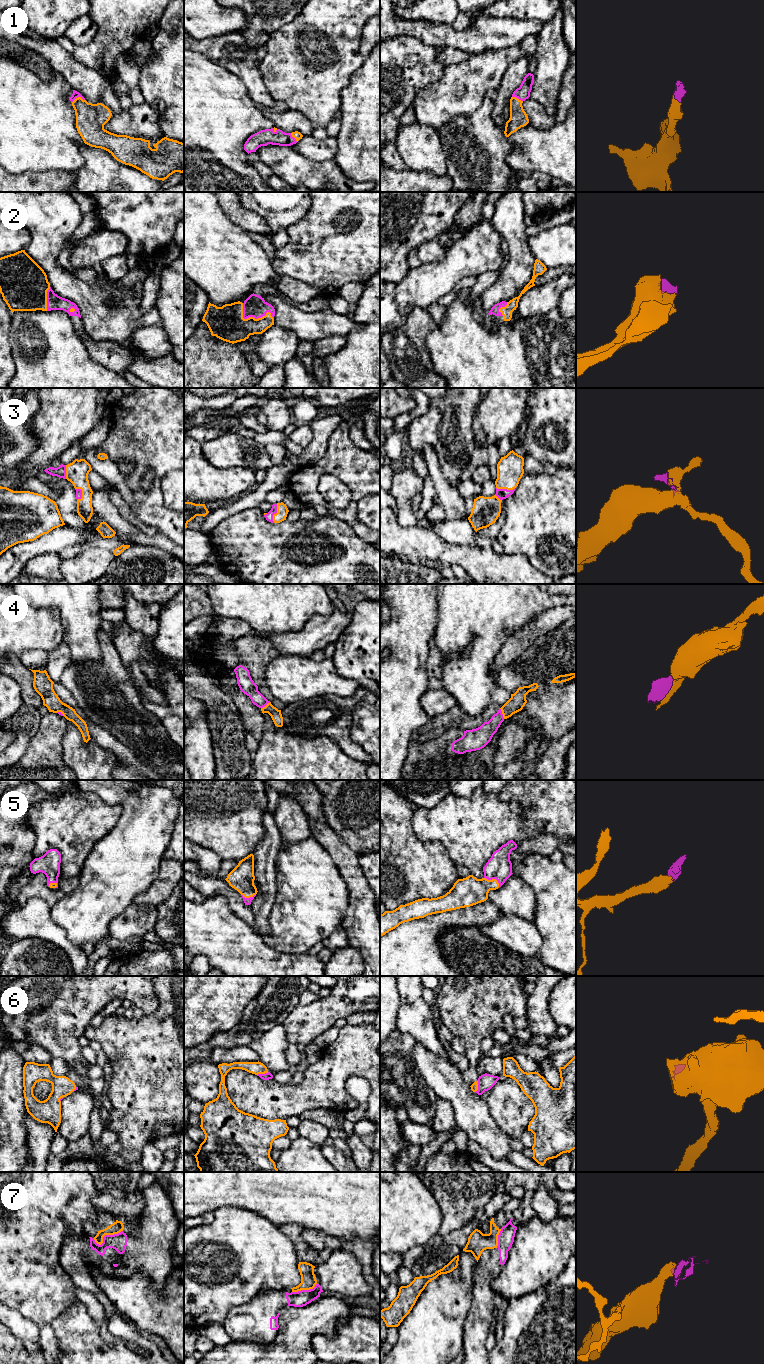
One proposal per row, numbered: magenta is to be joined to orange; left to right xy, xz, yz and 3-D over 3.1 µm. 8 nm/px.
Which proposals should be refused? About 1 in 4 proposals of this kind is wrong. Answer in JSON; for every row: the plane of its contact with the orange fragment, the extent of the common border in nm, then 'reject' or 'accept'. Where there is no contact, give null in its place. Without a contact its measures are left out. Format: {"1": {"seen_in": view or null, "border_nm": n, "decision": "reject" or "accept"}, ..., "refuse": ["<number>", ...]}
{"1": {"seen_in": "xy", "border_nm": 110, "decision": "accept"}, "2": {"seen_in": "xz", "border_nm": 280, "decision": "accept"}, "3": {"seen_in": "xz", "border_nm": 160, "decision": "accept"}, "4": {"seen_in": "yz", "border_nm": 100, "decision": "accept"}, "5": {"seen_in": "yz", "border_nm": 150, "decision": "accept"}, "6": {"seen_in": "xz", "border_nm": 100, "decision": "accept"}, "7": {"seen_in": "xy", "border_nm": 260, "decision": "reject"}, "refuse": ["7"]}

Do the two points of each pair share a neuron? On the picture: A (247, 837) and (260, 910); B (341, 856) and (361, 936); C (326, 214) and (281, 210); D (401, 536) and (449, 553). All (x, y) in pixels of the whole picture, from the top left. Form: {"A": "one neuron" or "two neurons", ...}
{"A": "two neurons", "B": "one neuron", "C": "two neurons", "D": "one neuron"}

